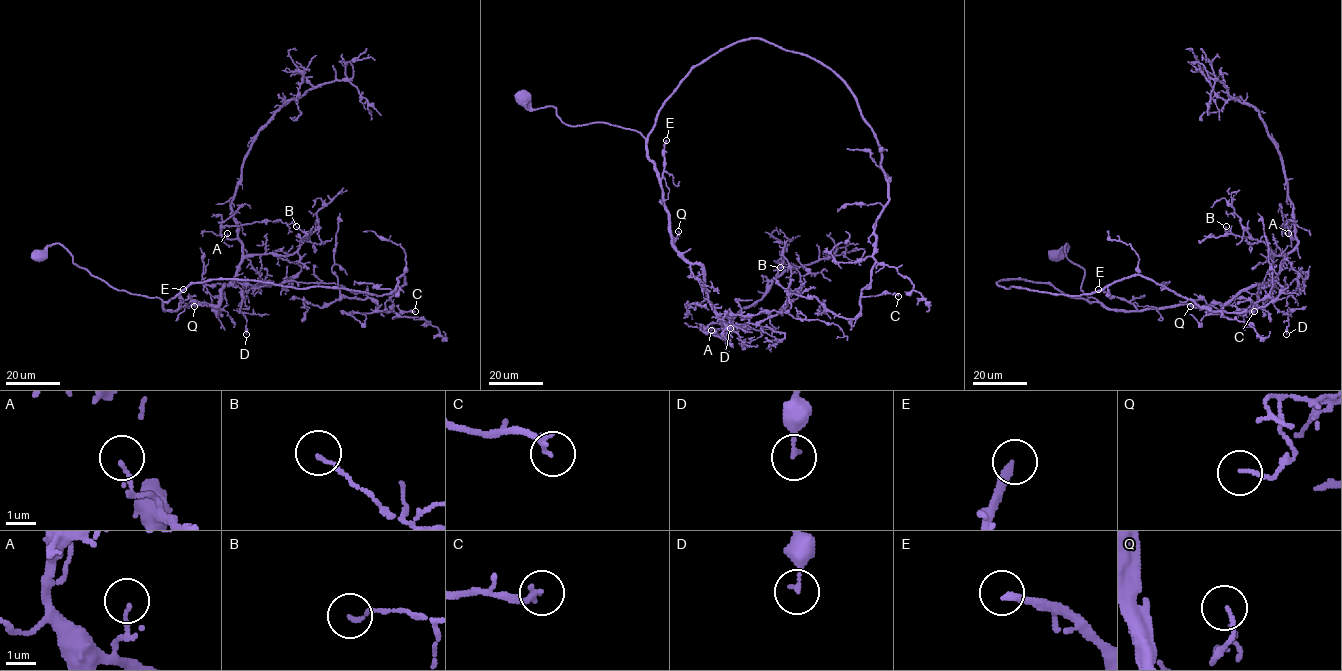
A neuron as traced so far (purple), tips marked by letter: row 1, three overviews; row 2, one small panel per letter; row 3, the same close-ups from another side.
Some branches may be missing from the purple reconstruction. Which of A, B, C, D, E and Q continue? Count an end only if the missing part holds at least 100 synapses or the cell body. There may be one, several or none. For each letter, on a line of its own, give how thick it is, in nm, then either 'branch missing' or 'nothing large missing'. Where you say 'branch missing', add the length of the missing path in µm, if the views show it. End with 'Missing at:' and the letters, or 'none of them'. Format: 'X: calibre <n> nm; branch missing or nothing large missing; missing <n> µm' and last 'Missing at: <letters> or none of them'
A: calibre 110 nm; nothing large missing
B: calibre 100 nm; nothing large missing
C: calibre 200 nm; nothing large missing
D: calibre 140 nm; nothing large missing
E: calibre 260 nm; branch missing; missing 160 µm
Q: calibre 110 nm; nothing large missing
Missing at: E

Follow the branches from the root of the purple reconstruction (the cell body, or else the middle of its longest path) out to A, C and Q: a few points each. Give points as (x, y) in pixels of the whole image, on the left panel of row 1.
A: (37, 256), (60, 243), (91, 275), (174, 311), (218, 303), (242, 254), (227, 233)
C: (37, 256), (60, 243), (114, 288), (165, 302), (221, 279), (388, 294), (403, 275), (378, 310), (415, 311)
Q: (37, 256), (60, 243), (75, 264), (114, 288), (158, 297), (170, 311), (188, 306), (190, 298), (194, 306)

